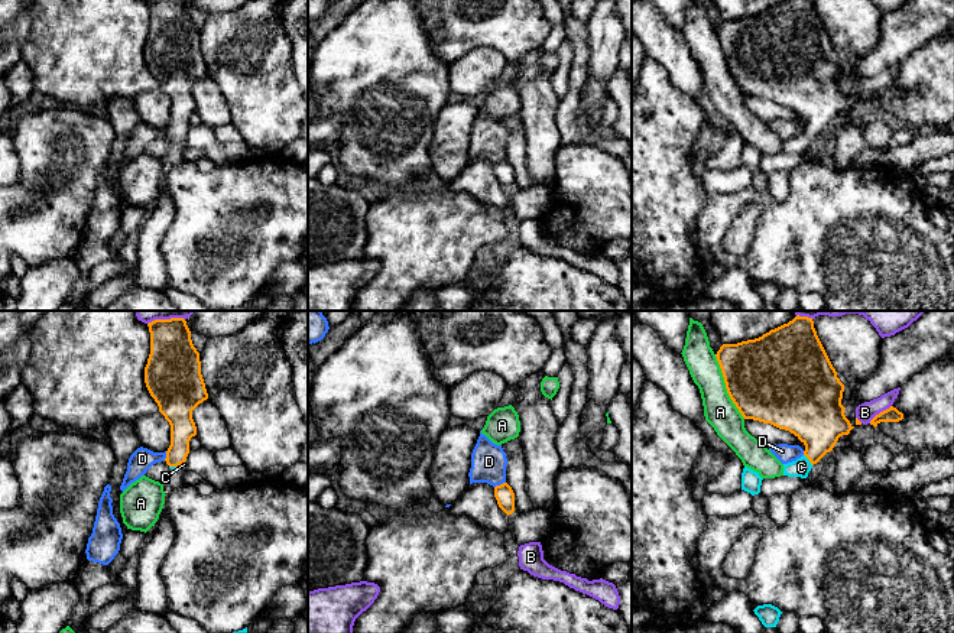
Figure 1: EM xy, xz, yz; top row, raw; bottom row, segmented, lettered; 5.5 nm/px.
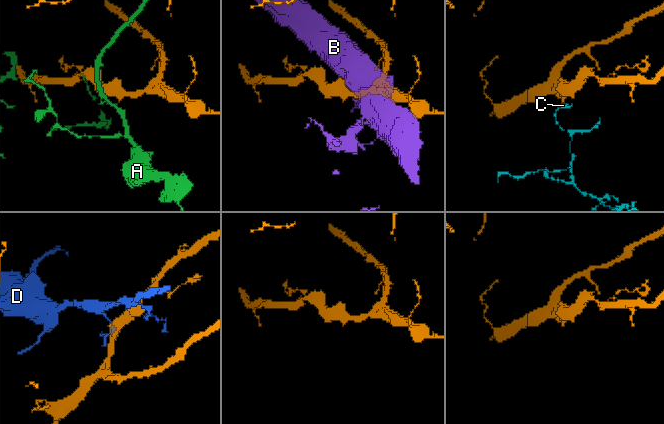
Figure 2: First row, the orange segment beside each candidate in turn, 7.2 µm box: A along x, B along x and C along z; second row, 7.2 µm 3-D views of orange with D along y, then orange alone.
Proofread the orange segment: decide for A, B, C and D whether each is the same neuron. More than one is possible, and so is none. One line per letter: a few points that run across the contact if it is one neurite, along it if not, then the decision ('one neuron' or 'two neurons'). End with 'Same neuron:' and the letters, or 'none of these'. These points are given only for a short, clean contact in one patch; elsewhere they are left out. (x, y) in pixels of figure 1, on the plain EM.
A: two neurons
B: two neurons
C: line yz (815, 91), (815, 126), (808, 135), (801, 143); one neuron
D: two neurons
Same neuron: C

